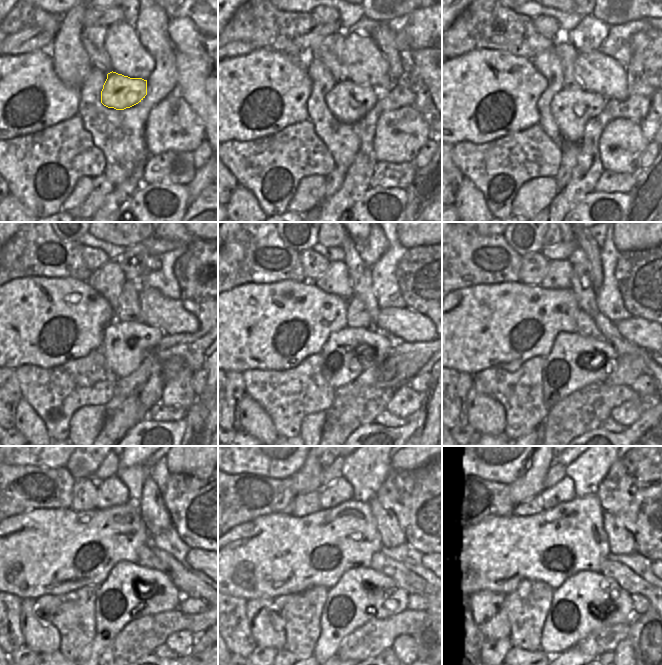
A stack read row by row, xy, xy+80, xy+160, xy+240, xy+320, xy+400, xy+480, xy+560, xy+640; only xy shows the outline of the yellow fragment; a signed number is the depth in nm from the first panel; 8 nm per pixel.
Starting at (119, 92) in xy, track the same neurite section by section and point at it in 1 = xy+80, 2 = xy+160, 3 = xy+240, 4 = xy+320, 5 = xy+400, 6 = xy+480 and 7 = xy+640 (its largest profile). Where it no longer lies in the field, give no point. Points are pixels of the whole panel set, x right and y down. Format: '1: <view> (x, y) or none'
1: xy+80 (347, 101)
2: xy+160 (571, 109)
3: xy+240 (123, 344)
4: xy+320 (344, 352)
5: xy+400 (568, 367)
6: xy+480 (130, 591)
7: xy+640 (587, 601)

